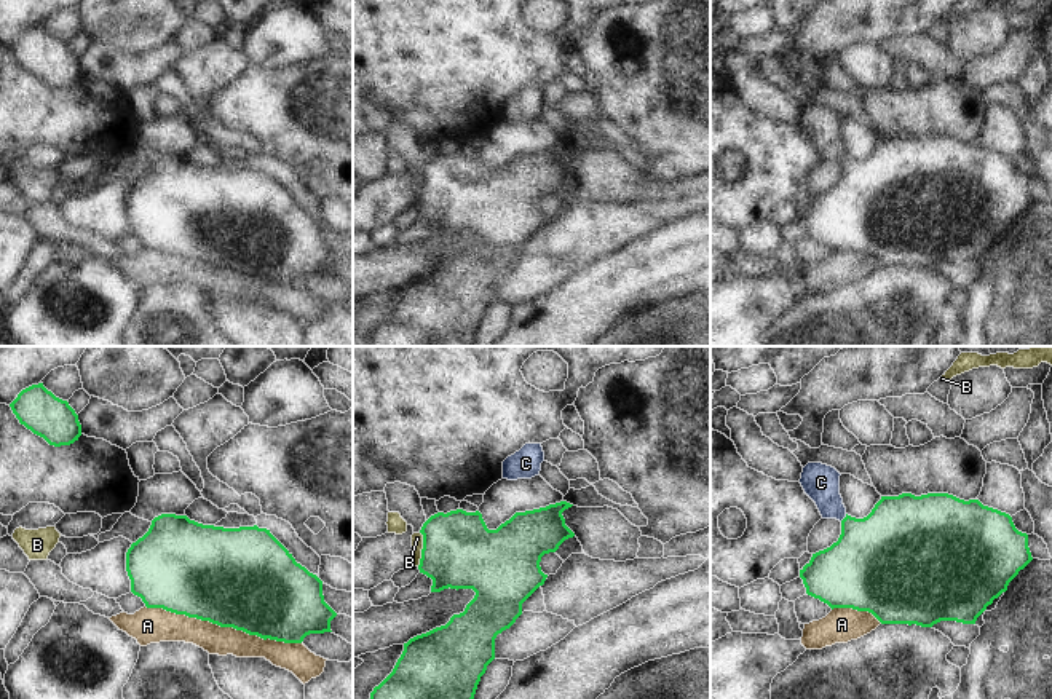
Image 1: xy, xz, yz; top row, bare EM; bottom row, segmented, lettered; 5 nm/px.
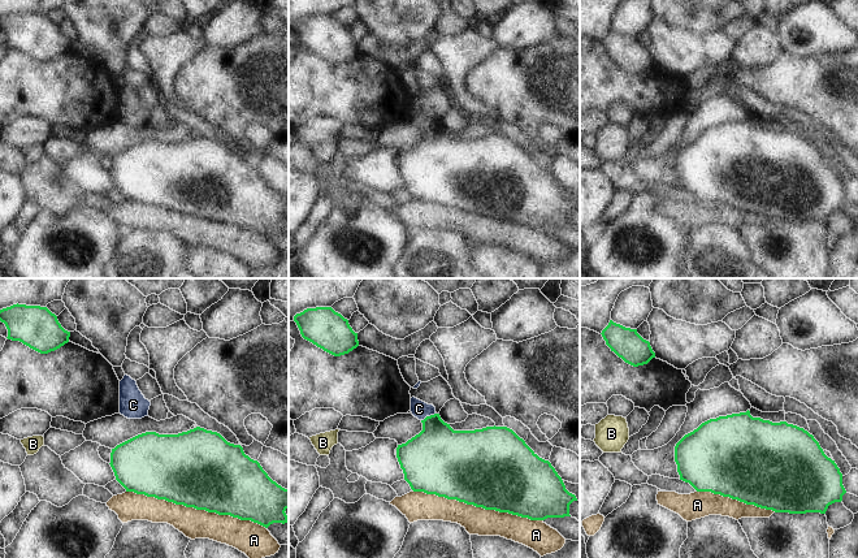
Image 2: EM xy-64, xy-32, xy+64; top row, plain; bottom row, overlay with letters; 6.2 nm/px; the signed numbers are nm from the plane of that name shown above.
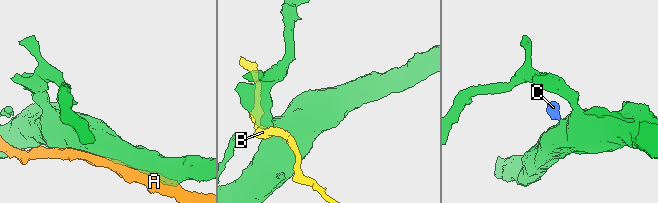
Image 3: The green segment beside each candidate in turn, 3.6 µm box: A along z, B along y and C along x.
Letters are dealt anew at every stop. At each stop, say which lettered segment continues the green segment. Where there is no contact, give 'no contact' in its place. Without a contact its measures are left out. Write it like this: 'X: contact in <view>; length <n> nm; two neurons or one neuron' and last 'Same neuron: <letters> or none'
A: contact in xy; length 800 nm; two neurons
B: contact in xz; length 180 nm; two neurons
C: contact in yz; length 50 nm; one neuron
Same neuron: C

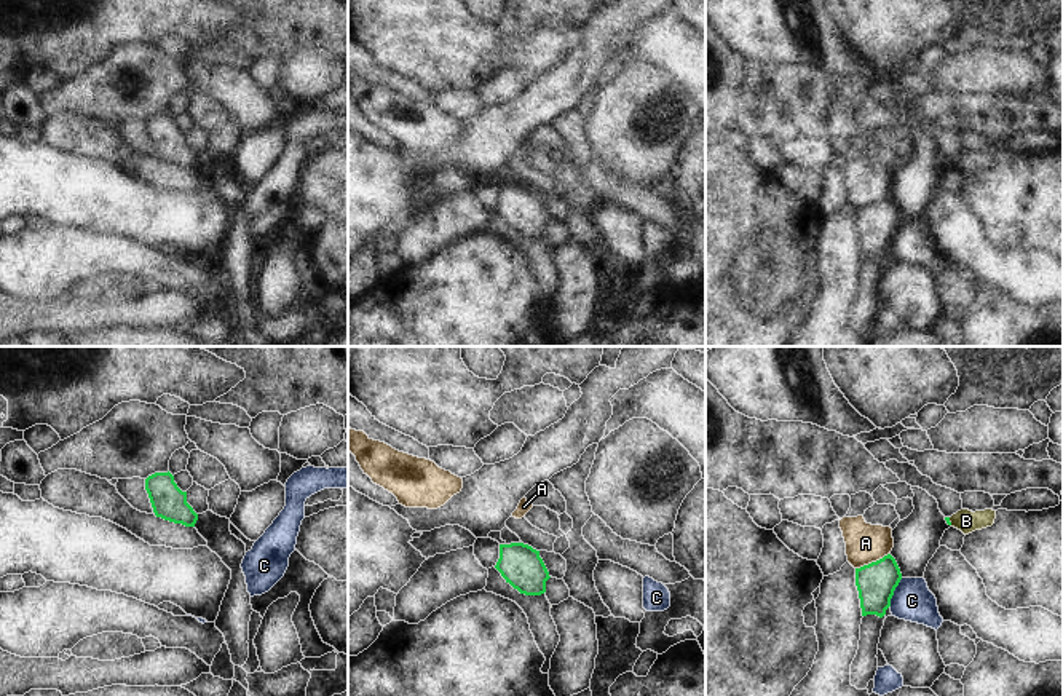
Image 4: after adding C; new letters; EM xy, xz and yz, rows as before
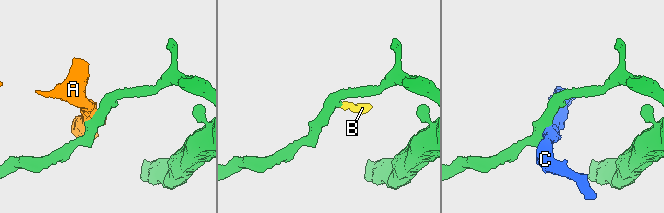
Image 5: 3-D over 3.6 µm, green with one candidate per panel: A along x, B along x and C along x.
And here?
A: contact in yz; length 190 nm; two neurons
B: contact in yz; length 40 nm; one neuron
C: contact in yz; length 160 nm; two neurons
Same neuron: B

